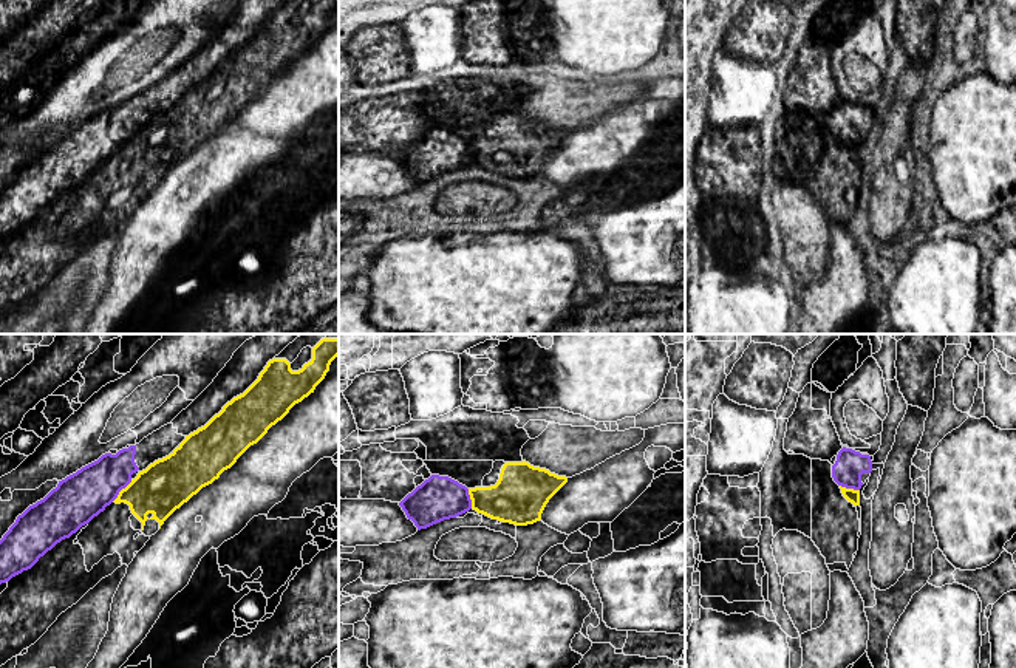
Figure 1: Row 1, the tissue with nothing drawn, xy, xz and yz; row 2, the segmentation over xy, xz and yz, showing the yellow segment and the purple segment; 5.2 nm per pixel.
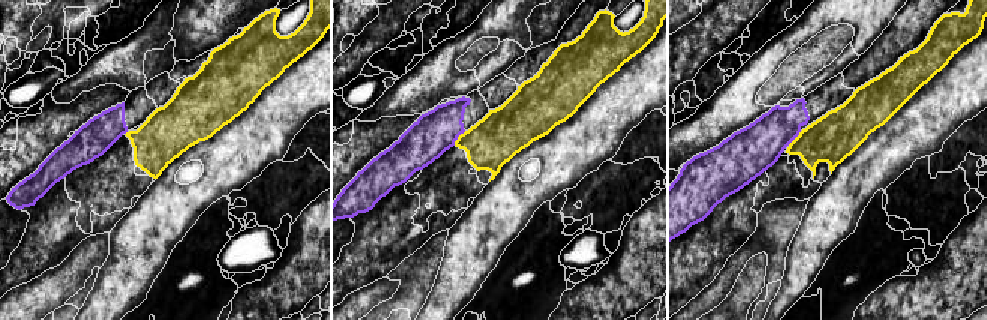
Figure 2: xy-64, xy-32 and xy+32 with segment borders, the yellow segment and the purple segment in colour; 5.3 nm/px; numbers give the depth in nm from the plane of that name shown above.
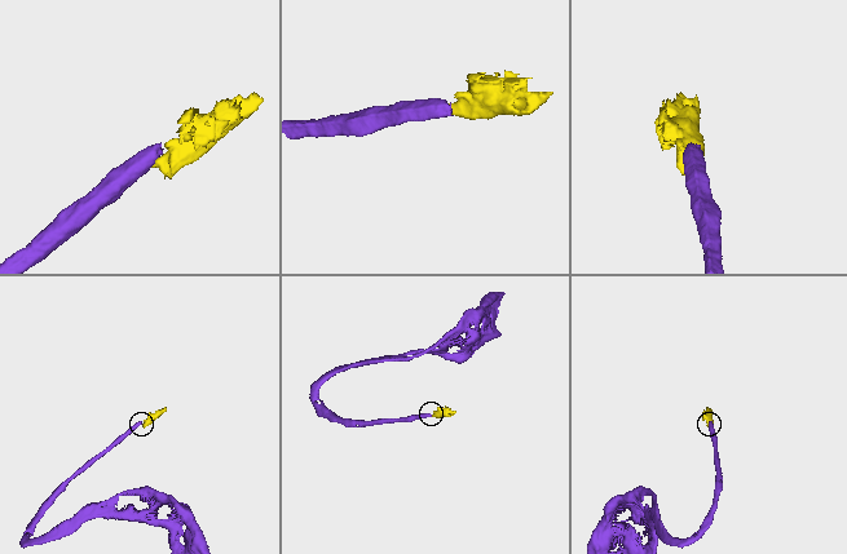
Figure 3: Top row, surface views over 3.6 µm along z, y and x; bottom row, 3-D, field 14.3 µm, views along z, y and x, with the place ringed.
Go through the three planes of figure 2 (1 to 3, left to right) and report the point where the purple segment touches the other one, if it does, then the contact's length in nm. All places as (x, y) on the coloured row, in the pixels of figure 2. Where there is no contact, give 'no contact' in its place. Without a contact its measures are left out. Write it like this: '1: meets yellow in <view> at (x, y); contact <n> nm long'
1: no contact
2: meets yellow in xy-32 at (458, 137); contact 100 nm long
3: meets yellow in xy+32 at (795, 138); contact 110 nm long

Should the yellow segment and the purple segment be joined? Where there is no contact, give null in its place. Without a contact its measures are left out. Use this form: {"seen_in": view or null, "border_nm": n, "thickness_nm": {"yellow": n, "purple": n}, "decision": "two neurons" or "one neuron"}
{"seen_in": "xy", "border_nm": 160, "thickness_nm": {"yellow": 280, "purple": 260}, "decision": "two neurons"}

